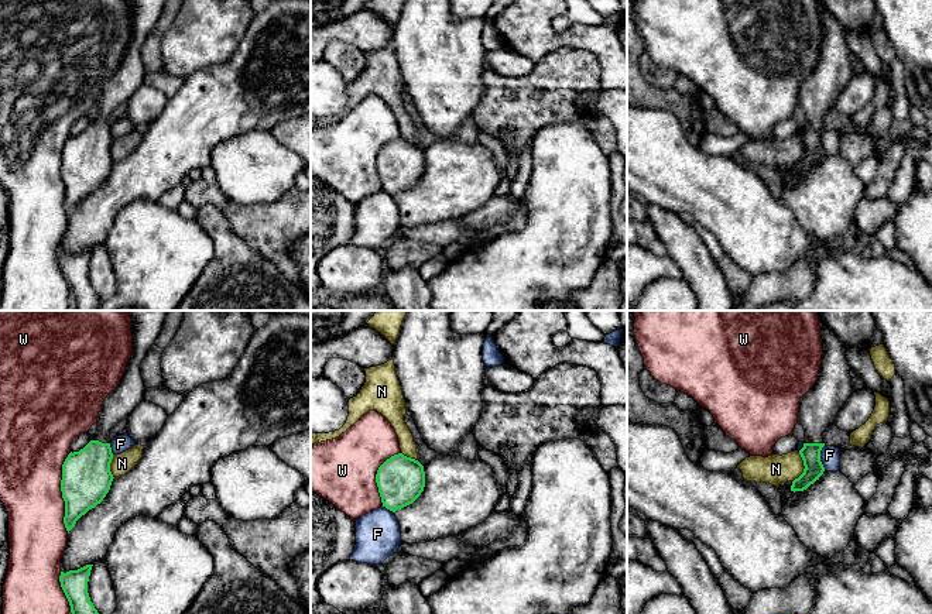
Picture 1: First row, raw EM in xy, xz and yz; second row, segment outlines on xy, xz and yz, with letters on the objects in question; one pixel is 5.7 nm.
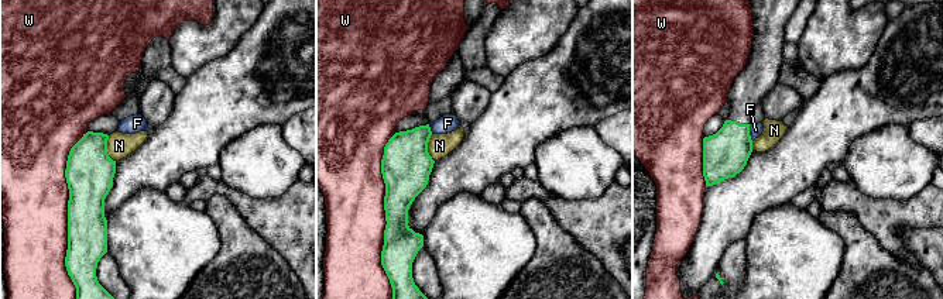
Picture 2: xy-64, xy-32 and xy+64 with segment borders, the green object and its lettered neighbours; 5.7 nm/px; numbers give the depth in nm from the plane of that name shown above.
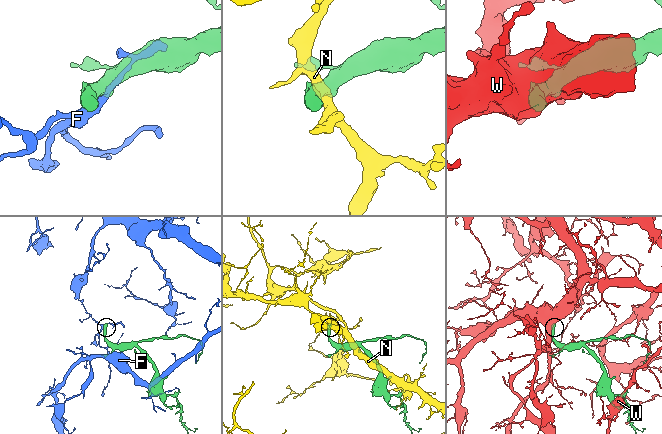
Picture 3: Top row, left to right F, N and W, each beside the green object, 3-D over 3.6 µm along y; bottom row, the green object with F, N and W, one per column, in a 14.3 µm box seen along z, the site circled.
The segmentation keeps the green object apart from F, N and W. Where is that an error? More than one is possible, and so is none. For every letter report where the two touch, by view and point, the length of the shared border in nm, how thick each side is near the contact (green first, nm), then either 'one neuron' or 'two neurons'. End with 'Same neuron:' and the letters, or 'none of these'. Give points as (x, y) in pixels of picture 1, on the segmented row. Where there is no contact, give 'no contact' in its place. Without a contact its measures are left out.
F: contact yz (819, 458); length 140 nm; calibres 110 and 110 nm; two neurons
N: contact yz (805, 467); length 180 nm; calibres 110 and 170 nm; two neurons
W: contact xy (61, 490); length 460 nm; calibres 280 and 360 nm; two neurons
Same neuron: none of these

